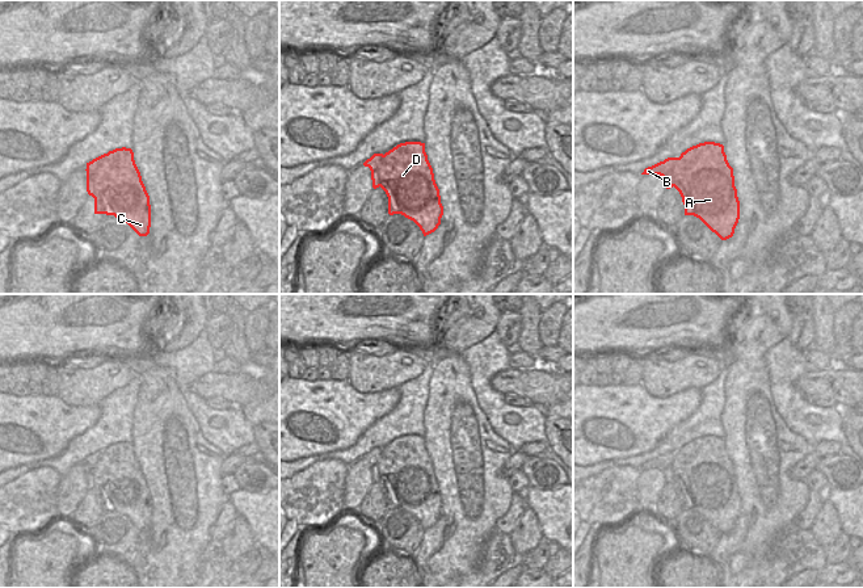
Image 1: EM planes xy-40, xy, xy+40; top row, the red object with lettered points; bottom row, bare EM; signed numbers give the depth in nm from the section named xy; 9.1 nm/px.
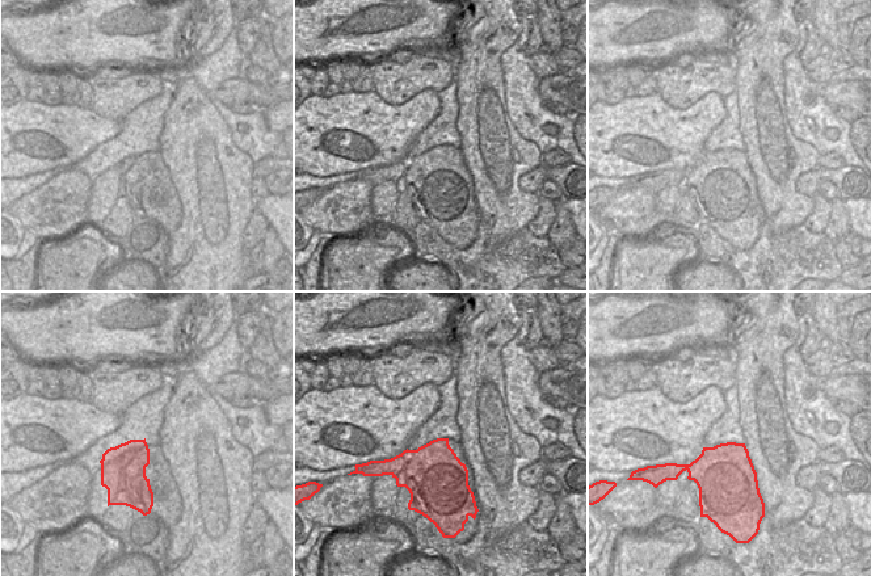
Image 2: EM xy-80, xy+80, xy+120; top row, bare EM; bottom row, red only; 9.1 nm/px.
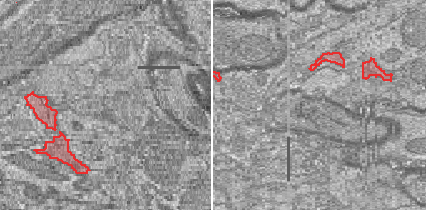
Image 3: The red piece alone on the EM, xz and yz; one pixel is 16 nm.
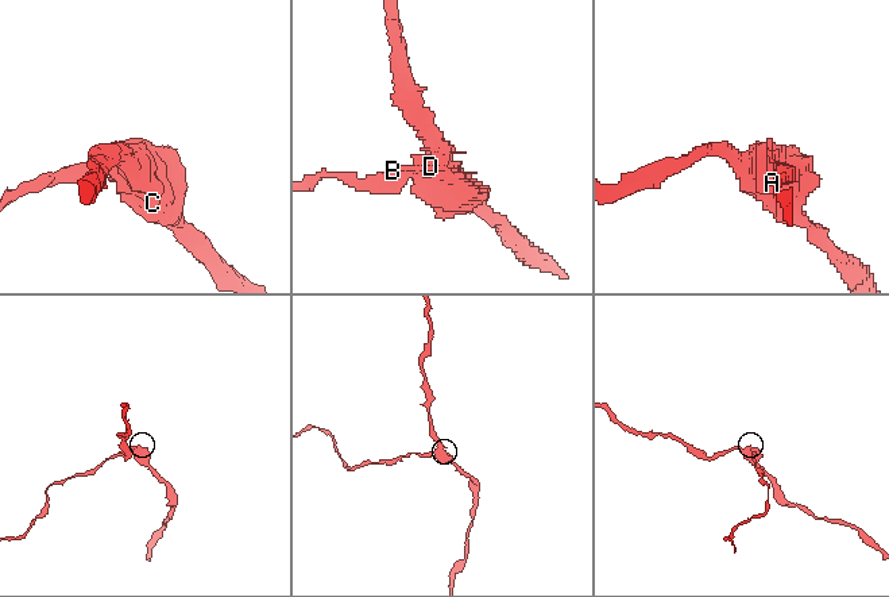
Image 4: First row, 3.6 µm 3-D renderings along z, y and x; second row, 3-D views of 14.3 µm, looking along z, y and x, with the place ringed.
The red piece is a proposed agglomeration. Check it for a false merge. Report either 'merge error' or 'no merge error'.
merge error

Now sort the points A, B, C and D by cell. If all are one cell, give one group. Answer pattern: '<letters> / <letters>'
A C D / B

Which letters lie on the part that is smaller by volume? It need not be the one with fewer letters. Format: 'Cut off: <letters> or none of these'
Cut off: B

